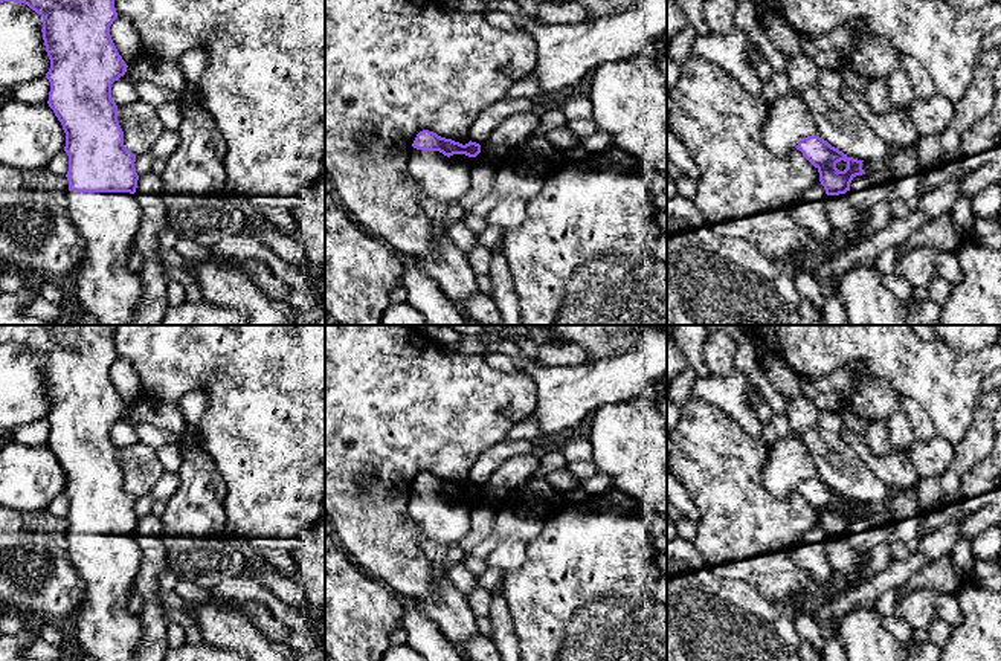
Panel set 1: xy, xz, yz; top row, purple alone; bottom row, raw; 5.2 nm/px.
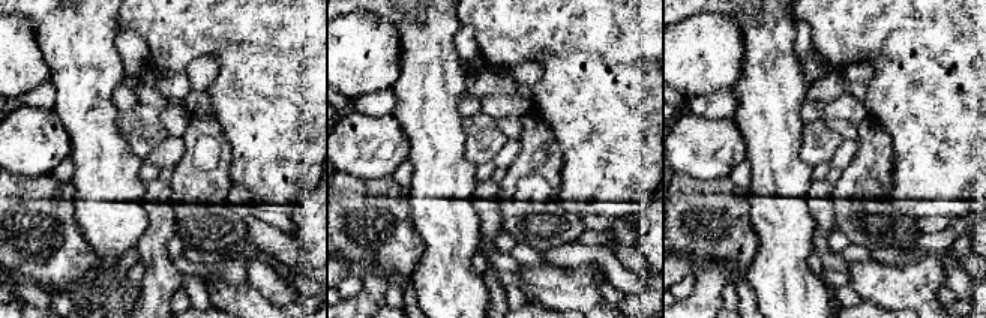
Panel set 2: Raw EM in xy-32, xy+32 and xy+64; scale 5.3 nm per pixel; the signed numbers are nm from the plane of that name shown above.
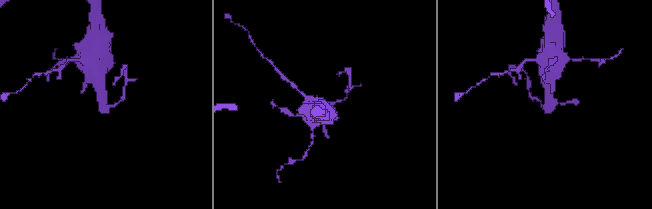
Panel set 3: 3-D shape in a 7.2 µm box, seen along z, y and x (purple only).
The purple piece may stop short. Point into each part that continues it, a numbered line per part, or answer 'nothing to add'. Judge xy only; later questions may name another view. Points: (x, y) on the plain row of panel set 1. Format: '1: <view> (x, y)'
1: xy (106, 629)

